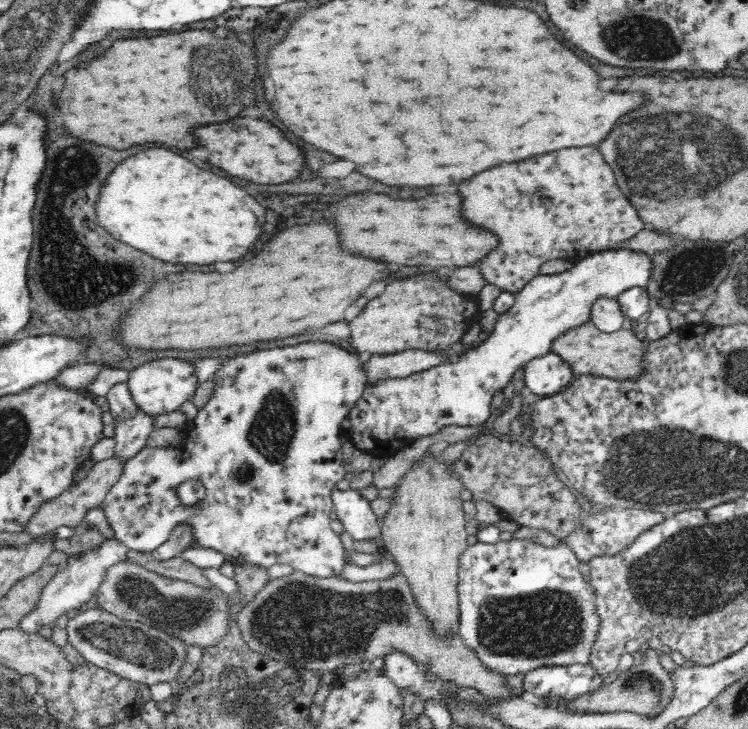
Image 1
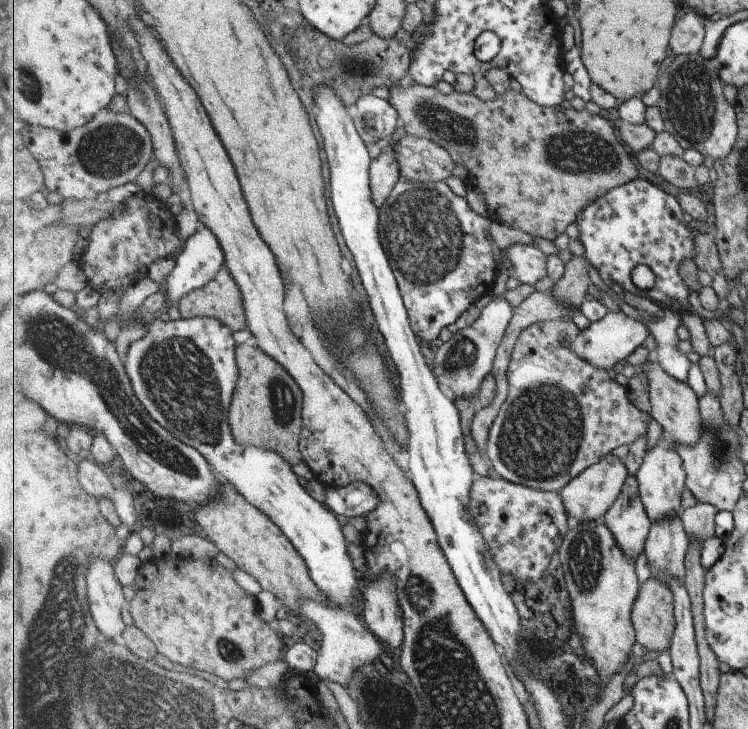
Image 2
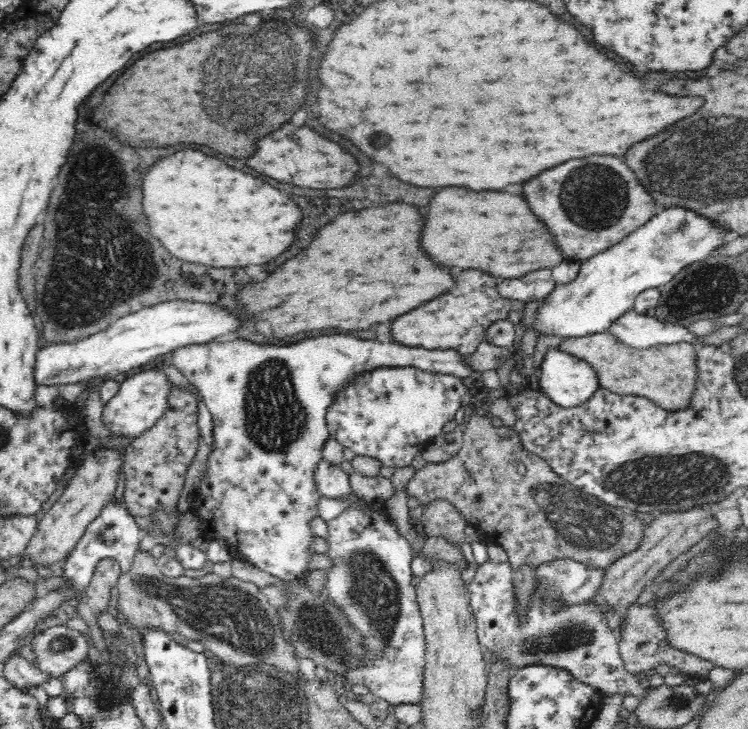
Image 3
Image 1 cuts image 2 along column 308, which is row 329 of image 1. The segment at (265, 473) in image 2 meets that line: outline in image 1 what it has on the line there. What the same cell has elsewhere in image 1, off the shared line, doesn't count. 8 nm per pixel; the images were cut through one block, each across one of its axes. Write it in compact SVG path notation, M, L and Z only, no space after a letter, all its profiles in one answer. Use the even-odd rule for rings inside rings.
M602 250L588 255L574 263L572 268L558 274L541 272L529 280L516 294L514 304L496 319L492 332L478 344L466 346L456 358L440 363L428 370L410 374L406 378L394 378L378 382L374 388L366 388L356 406L349 410L345 419L350 422L347 430L340 431L340 436L349 439L355 448L364 449L372 456L389 456L392 452L410 444L419 436L436 434L448 425L482 425L490 418L490 404L498 392L502 392L514 374L524 368L532 359L550 353L552 341L565 330L577 327L589 321L590 305L598 297L615 298L622 290L640 286L646 289L651 275L651 257L629 250Z

